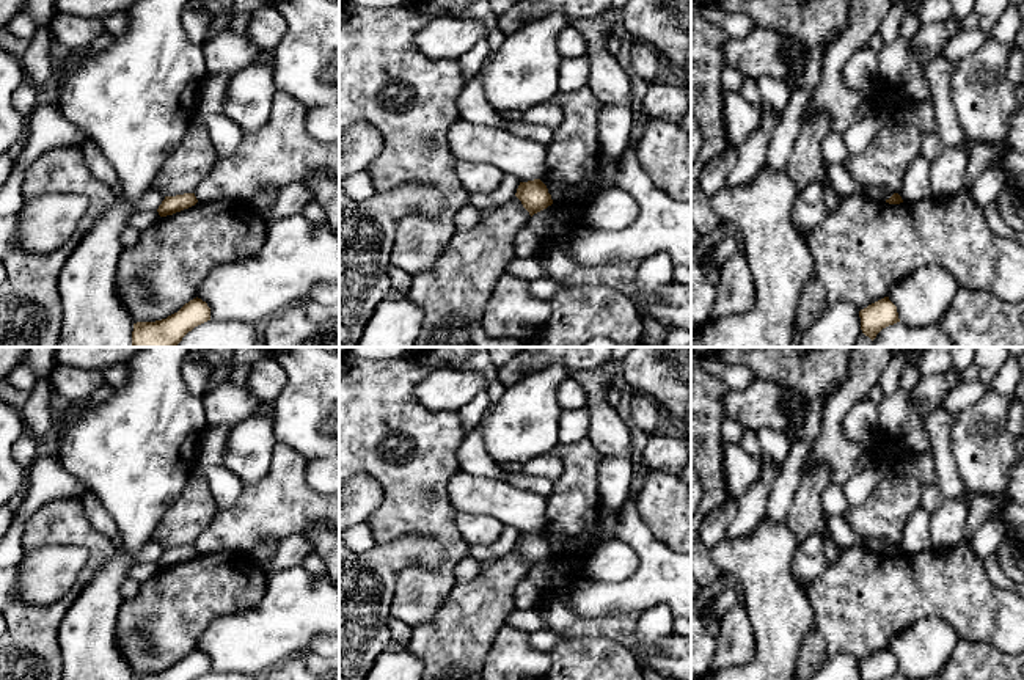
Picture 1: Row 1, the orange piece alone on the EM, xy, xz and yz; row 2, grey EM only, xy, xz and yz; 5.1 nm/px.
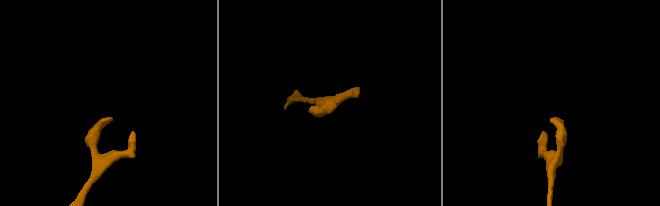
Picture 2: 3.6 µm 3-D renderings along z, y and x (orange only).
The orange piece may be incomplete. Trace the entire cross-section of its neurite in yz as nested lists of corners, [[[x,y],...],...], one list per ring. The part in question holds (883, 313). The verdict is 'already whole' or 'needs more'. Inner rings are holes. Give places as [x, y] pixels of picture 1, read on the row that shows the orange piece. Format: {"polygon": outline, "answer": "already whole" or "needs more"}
{"polygon": [[[884,297],[861,309],[859,317],[862,333],[872,341],[883,328],[900,322],[897,306],[889,300],[889,297]]], "answer": "already whole"}

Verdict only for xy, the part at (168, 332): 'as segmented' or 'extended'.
as segmented

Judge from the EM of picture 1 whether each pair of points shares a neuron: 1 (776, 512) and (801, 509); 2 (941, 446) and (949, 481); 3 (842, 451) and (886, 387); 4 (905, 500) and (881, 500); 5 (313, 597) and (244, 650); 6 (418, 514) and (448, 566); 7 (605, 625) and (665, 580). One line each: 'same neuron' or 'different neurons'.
1: different neurons
2: same neuron
3: different neurons
4: same neuron
5: same neuron
6: same neuron
7: different neurons

